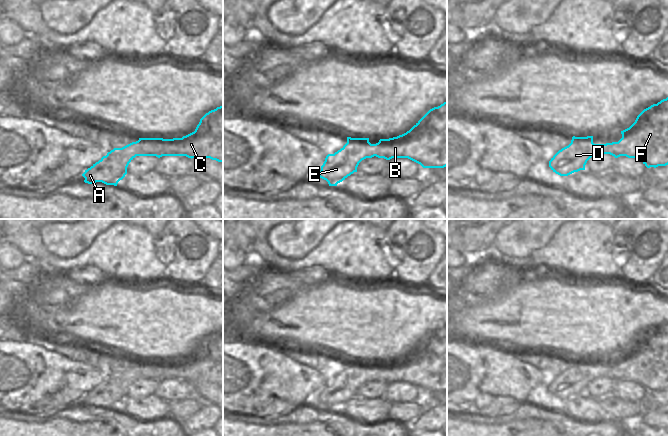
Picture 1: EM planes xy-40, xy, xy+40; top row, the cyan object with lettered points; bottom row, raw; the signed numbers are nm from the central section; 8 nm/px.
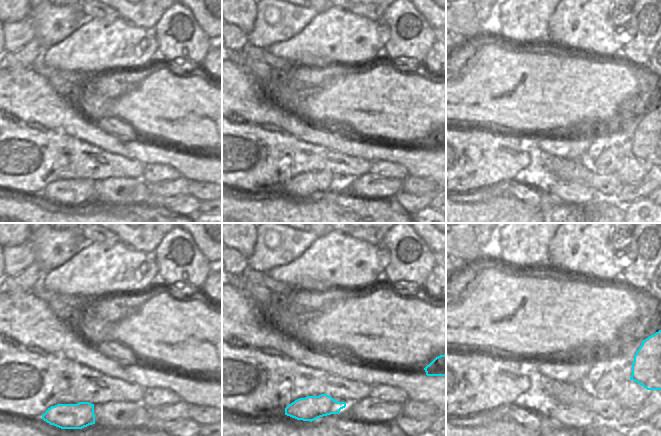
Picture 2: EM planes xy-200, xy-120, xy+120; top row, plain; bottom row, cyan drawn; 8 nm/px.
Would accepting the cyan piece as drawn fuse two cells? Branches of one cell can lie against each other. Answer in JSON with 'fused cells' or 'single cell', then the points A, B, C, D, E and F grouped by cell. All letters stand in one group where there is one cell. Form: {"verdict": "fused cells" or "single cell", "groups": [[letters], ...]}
{"verdict": "single cell", "groups": [["A", "B", "C", "D", "E", "F"]]}

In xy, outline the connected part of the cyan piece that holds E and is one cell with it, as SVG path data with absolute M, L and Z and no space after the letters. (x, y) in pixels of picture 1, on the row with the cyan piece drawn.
M447 101L438 107L430 109L409 131L397 137L389 139L380 139L378 143L371 144L369 138L351 138L347 137L347 143L334 154L328 154L325 158L319 177L326 180L329 186L337 186L338 183L345 180L348 176L357 172L359 163L372 157L384 158L408 158L423 168L444 168L447 166Z

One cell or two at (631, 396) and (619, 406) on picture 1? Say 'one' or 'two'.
two

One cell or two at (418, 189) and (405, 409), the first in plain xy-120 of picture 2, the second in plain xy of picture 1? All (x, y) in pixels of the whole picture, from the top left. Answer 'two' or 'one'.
one

